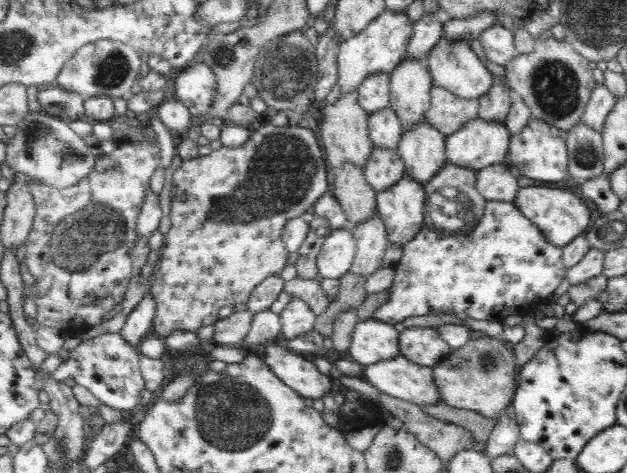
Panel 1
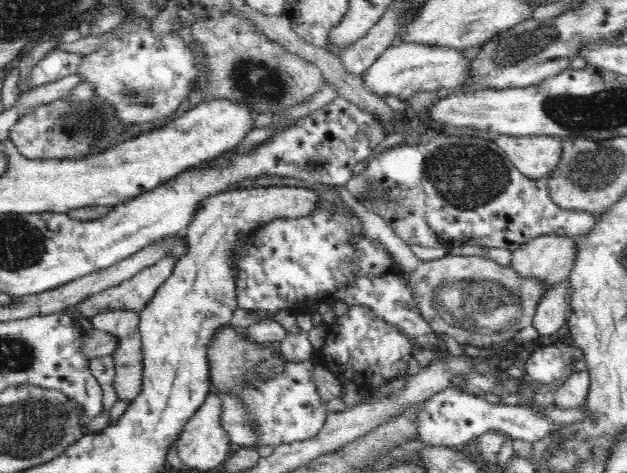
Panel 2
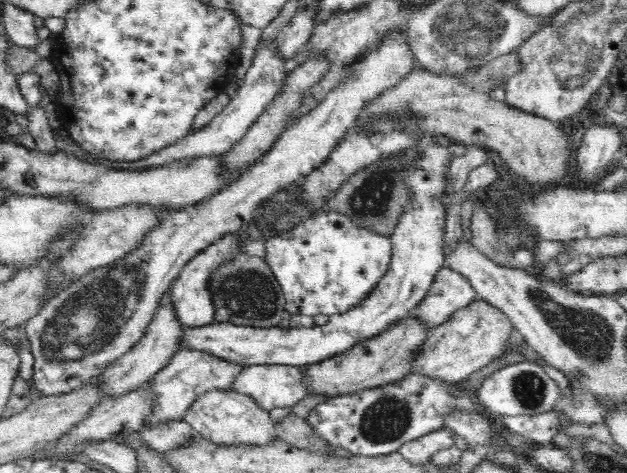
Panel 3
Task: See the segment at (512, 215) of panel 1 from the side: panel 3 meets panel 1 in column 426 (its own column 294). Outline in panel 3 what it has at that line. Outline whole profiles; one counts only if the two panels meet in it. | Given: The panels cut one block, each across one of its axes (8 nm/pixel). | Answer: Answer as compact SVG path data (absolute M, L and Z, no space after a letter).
M324 210L315 217L300 222L293 230L266 240L264 260L271 267L283 290L285 310L292 315L313 317L316 314L325 314L331 317L358 306L386 275L392 258L390 240L390 237L380 236L354 225L342 214Z

